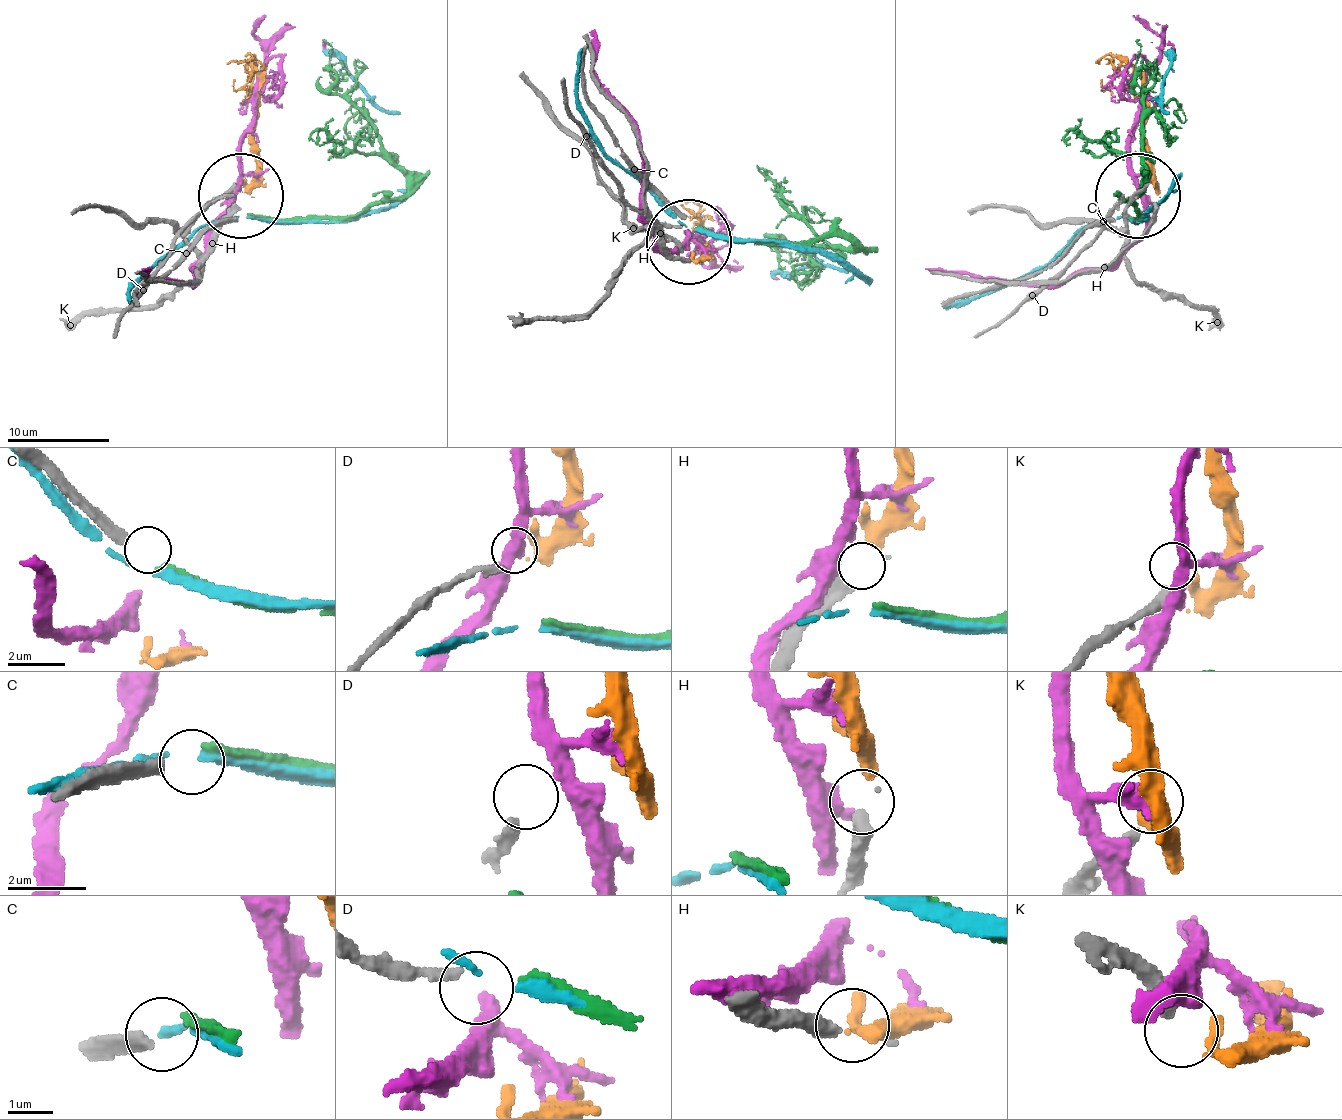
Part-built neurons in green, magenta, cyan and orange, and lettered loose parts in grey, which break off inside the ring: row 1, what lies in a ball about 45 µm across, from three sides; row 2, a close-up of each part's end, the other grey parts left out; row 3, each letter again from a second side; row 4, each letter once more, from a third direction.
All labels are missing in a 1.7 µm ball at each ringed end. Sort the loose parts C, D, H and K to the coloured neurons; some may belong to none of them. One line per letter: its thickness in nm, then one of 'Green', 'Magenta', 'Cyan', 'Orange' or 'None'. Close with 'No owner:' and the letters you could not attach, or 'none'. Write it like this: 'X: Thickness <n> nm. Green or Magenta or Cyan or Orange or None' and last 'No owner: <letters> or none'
C: Thickness 320 nm. None
D: Thickness 200 nm. None
H: Thickness 320 nm. Orange
K: Thickness 300 nm. None
No owner: C, D, K

